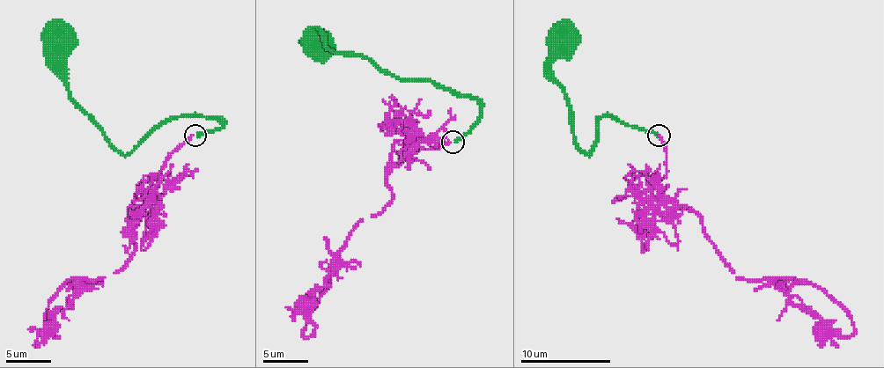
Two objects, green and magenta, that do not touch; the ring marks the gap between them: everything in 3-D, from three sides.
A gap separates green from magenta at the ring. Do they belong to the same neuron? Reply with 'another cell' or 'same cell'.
another cell

